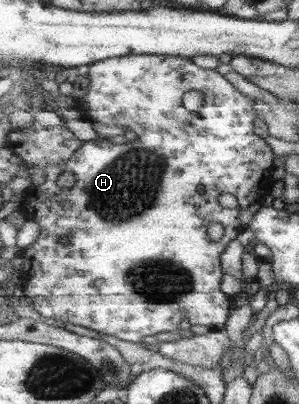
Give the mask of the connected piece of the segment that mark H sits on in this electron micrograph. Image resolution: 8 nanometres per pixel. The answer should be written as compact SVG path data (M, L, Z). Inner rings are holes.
M126 55L120 58L111 58L91 64L88 71L90 88L86 95L77 102L77 109L83 112L87 120L99 122L101 124L121 124L129 125L135 129L137 134L136 141L128 142L127 145L113 145L106 139L97 138L96 141L84 142L84 147L76 152L67 163L62 165L51 165L45 174L47 181L41 185L31 184L25 191L19 209L26 220L36 221L40 225L40 237L33 245L20 251L23 259L22 269L23 278L20 284L26 296L30 298L34 309L43 317L51 317L59 322L70 322L75 325L93 329L98 333L105 335L113 335L131 343L142 343L143 337L149 335L157 335L157 333L165 333L165 331L176 331L187 324L205 325L210 330L227 329L227 320L231 310L237 305L238 301L235 297L227 295L222 289L222 279L224 269L222 268L221 255L225 253L225 249L229 247L229 243L235 240L241 233L241 211L249 209L249 205L255 203L255 193L257 199L265 197L271 193L271 175L280 172L280 164L277 162L275 152L271 149L271 145L263 140L257 132L255 132L256 101L244 95L234 83L231 83L225 75L217 71L216 68L203 68L196 65L191 58L185 56L168 56L168 55ZM195 89L207 93L205 105L193 113L184 105L184 96L187 91ZM69 171L77 179L74 186L63 188L57 185L57 177L61 173ZM199 187L205 187L204 193L199 193ZM221 193L233 194L237 201L236 208L223 207L219 203L219 195ZM218 222L223 226L224 235L219 241L211 241L207 227L209 223ZM68 238L69 244L63 245L61 241Z

